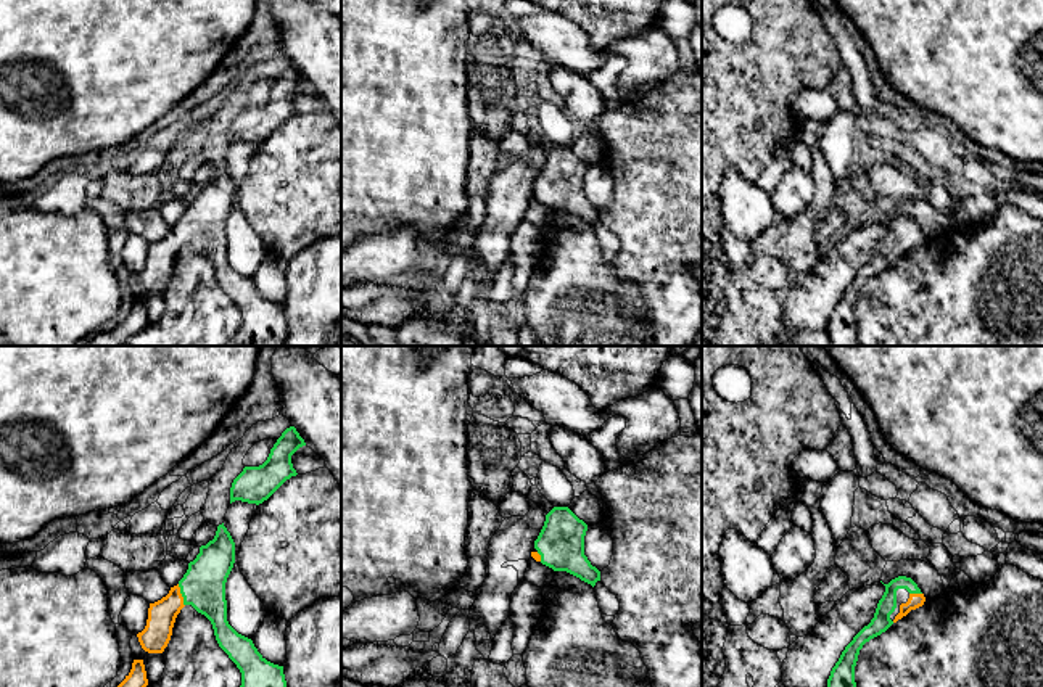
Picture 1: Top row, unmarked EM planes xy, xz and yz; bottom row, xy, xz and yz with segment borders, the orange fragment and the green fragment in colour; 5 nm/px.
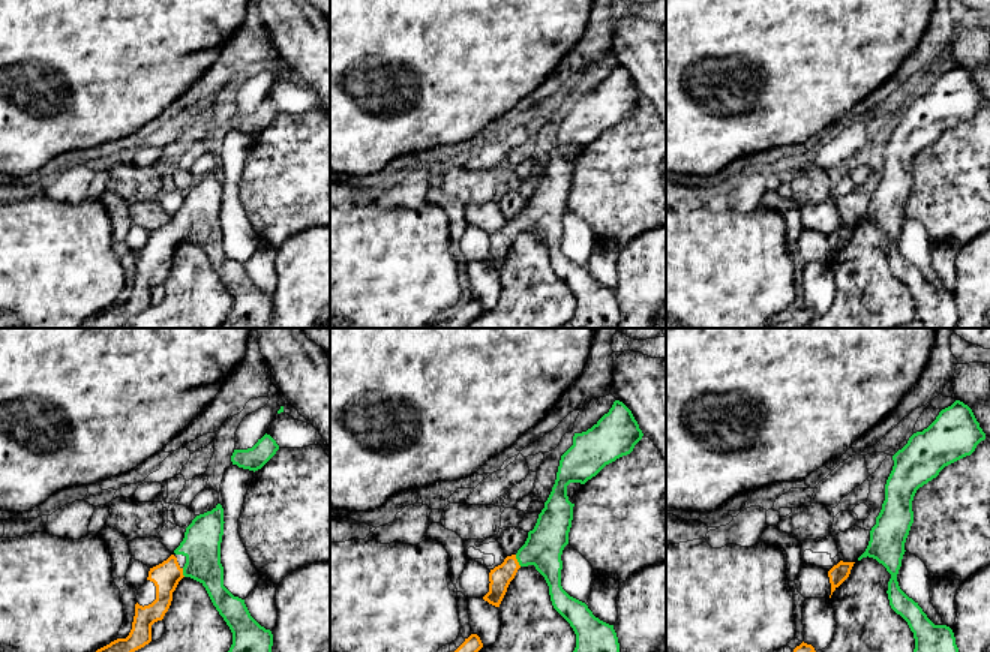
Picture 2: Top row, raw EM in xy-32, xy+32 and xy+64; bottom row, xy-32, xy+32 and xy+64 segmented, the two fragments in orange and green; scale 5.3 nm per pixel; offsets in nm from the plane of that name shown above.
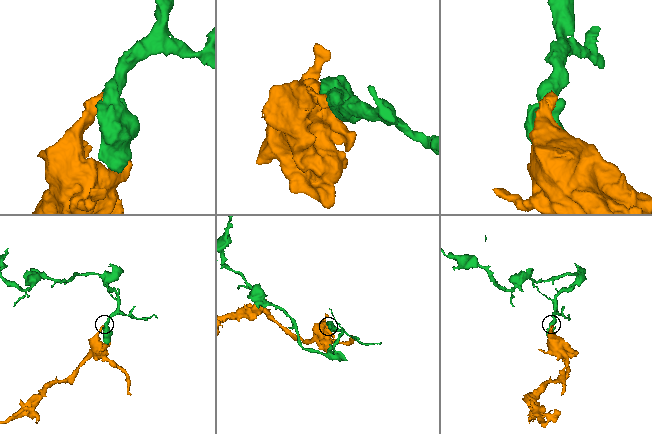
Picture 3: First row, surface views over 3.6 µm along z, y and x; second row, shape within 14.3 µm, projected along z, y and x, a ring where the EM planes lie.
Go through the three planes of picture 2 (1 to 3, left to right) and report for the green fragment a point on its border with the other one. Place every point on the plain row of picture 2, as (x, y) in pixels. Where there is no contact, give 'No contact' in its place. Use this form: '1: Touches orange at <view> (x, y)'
1: Touches orange at xy-32 (182, 237)
2: Touches orange at xy+32 (516, 225)
3: No contact

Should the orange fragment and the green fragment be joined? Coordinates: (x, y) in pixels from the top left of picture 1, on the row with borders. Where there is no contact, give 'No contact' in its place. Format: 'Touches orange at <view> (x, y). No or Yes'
Touches orange at xy (181, 596). Yes

